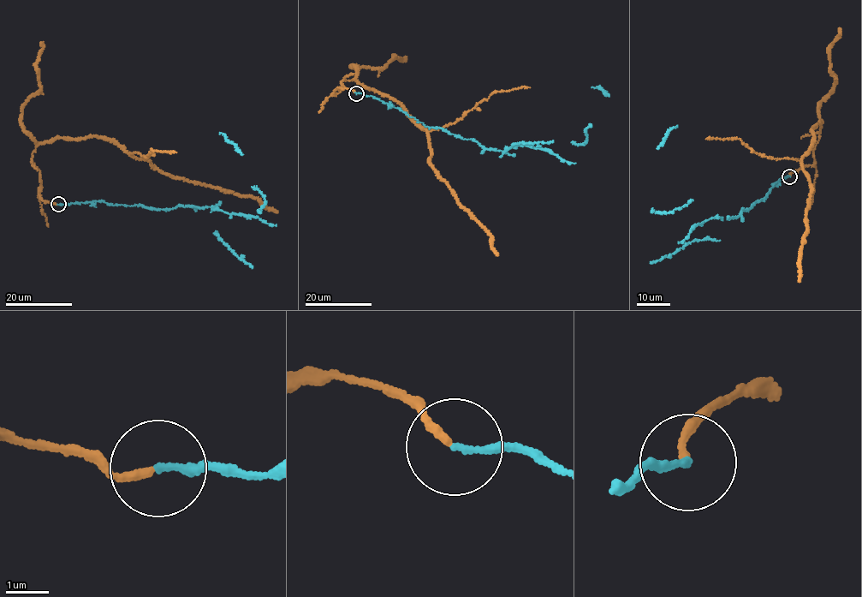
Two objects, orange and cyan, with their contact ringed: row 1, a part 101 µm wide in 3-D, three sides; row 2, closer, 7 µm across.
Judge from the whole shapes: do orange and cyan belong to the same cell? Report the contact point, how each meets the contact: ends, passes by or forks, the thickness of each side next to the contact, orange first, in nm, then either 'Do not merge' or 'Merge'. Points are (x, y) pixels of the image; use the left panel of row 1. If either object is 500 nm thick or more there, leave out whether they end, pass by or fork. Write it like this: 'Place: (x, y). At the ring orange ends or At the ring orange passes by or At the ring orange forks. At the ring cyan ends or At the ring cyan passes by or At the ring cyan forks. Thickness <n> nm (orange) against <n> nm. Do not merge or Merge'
Place: (58, 204). At the ring orange ends. At the ring cyan ends. Thickness 160 nm (orange) against 140 nm. Merge

